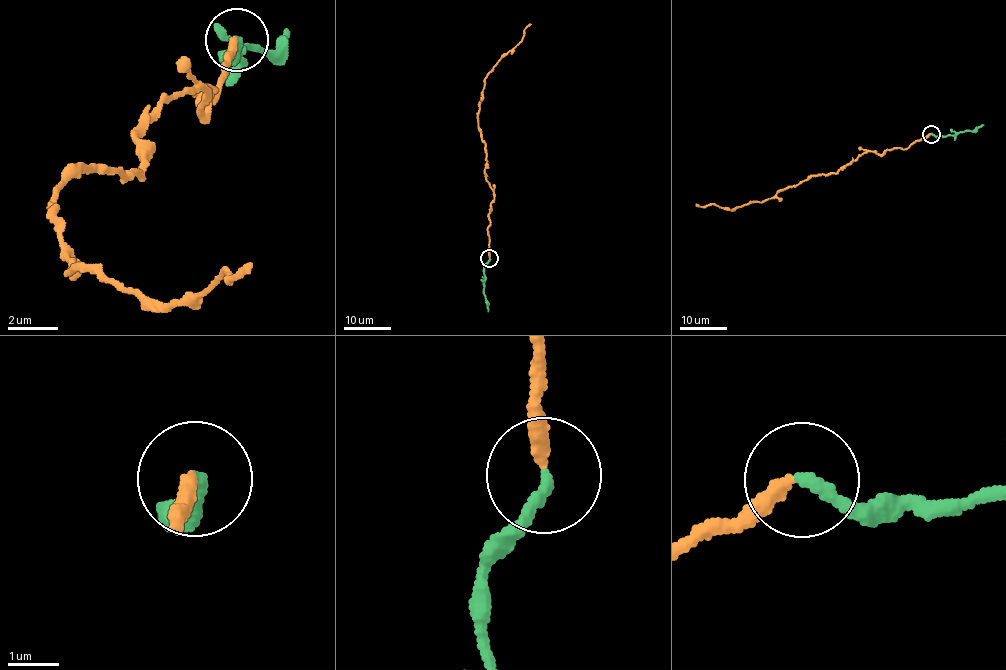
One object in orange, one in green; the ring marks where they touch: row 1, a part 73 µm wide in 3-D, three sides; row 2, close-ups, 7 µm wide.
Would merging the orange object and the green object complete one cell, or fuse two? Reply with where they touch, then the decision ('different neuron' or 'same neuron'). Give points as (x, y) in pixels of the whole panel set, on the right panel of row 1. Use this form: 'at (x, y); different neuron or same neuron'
at (931, 134); same neuron

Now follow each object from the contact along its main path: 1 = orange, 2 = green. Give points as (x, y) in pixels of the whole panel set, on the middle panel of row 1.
1: (489, 258), (494, 192), (485, 171), (480, 97), (485, 78), (531, 23)
2: (489, 258), (484, 267), (488, 311)

